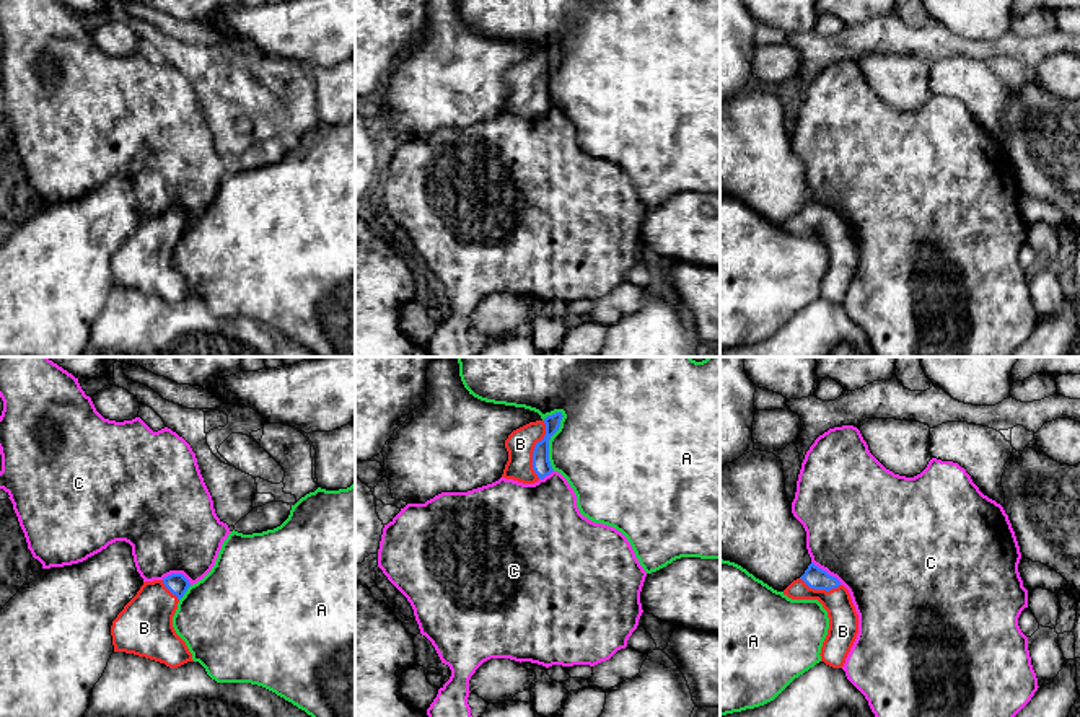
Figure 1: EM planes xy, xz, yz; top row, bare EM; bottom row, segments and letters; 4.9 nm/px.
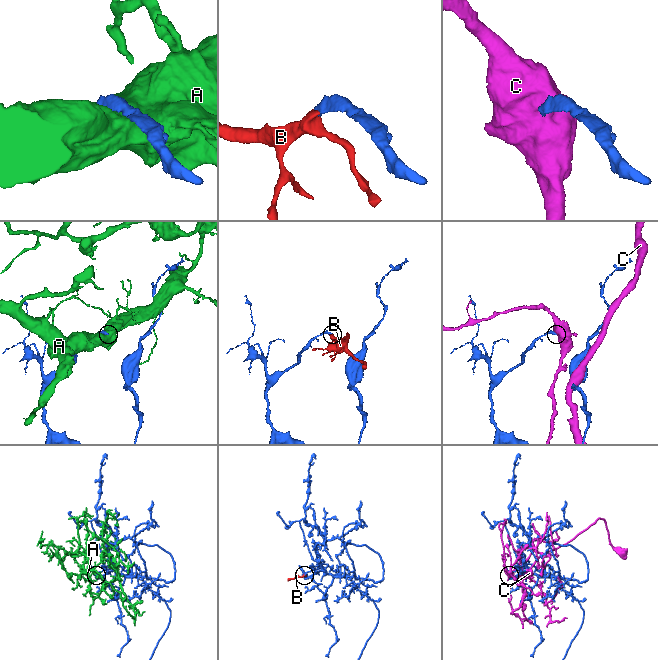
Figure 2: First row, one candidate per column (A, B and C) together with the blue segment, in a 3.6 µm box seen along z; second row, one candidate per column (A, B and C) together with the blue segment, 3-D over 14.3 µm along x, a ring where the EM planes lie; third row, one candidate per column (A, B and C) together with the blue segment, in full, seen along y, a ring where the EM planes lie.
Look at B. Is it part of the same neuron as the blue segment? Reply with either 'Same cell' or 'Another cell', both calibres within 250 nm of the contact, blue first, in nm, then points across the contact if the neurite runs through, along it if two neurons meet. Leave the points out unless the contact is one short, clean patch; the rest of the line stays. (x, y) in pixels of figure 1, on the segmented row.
Same cell. Thickness 90 nm (blue) against 140 nm. Path across: xz (541, 465), (535, 458), (535, 450), (520, 444)

